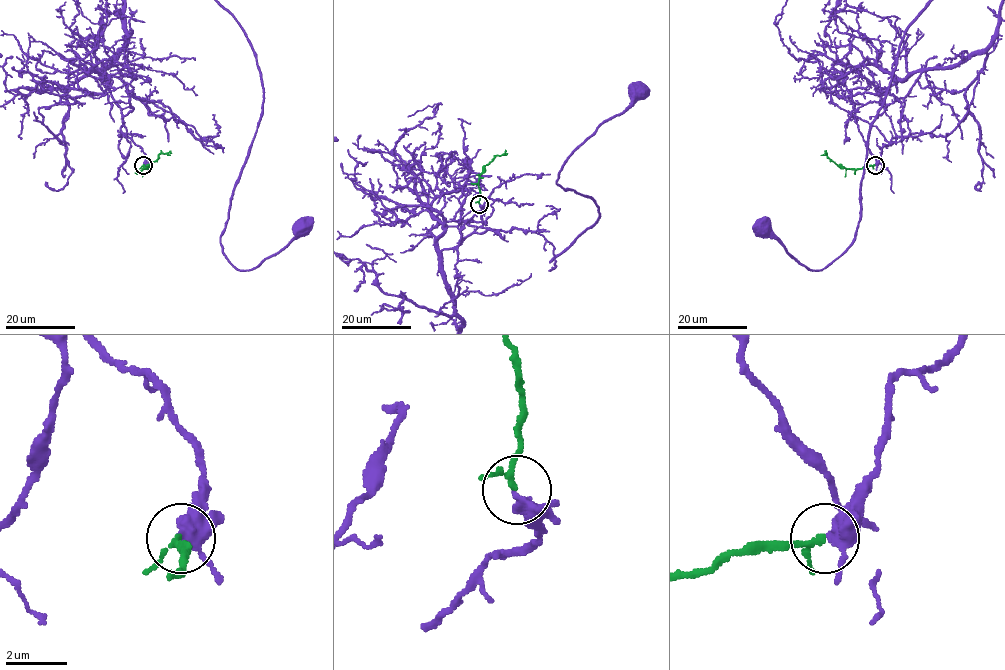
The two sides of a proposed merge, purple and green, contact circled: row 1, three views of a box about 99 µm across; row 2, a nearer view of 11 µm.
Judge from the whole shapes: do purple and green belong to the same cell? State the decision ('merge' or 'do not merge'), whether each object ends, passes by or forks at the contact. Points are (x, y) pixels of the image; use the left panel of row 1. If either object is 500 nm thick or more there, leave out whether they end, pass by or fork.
merge; purple passes by; green passes by

